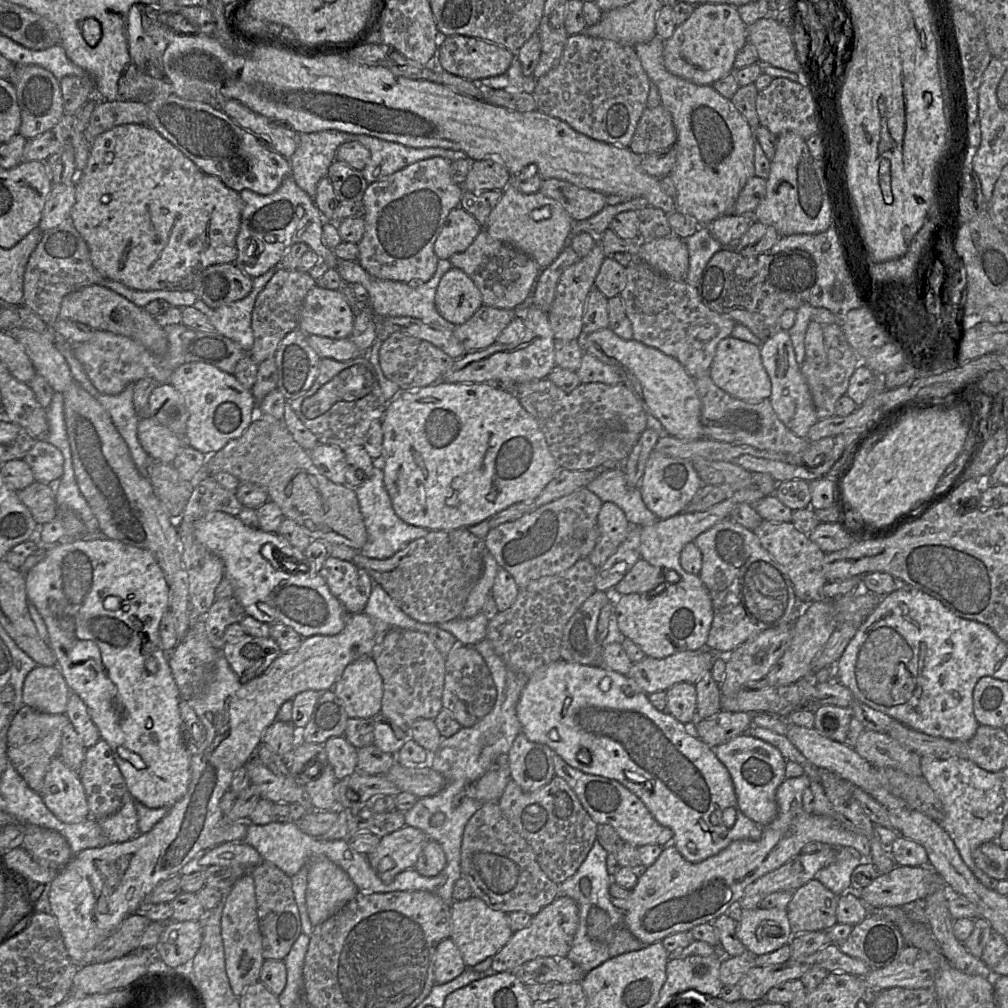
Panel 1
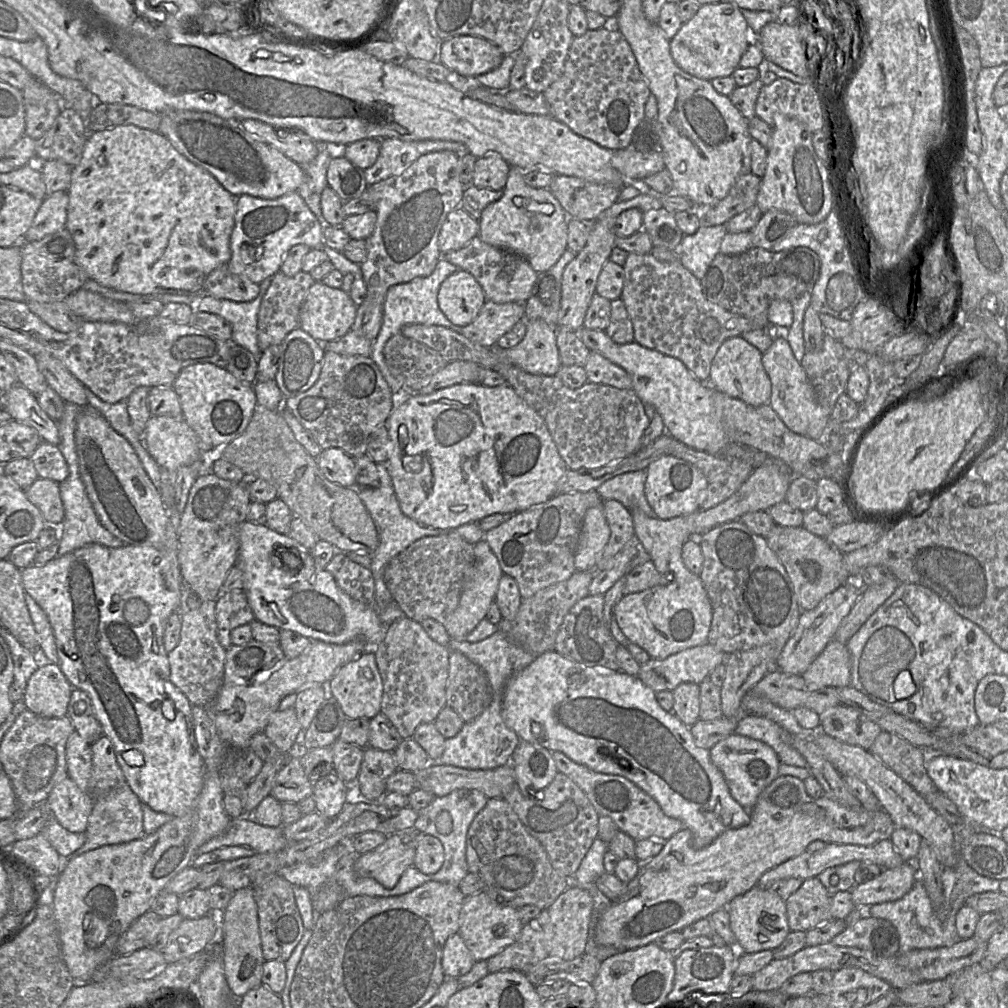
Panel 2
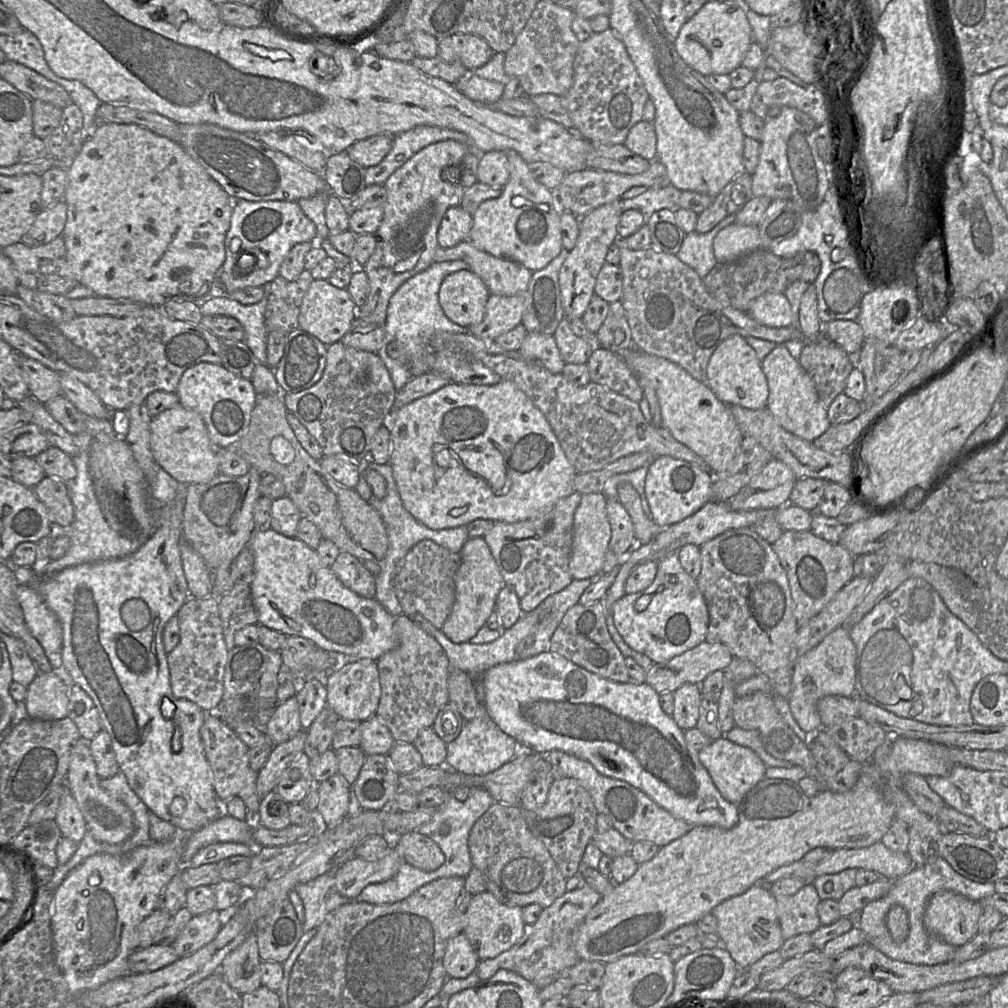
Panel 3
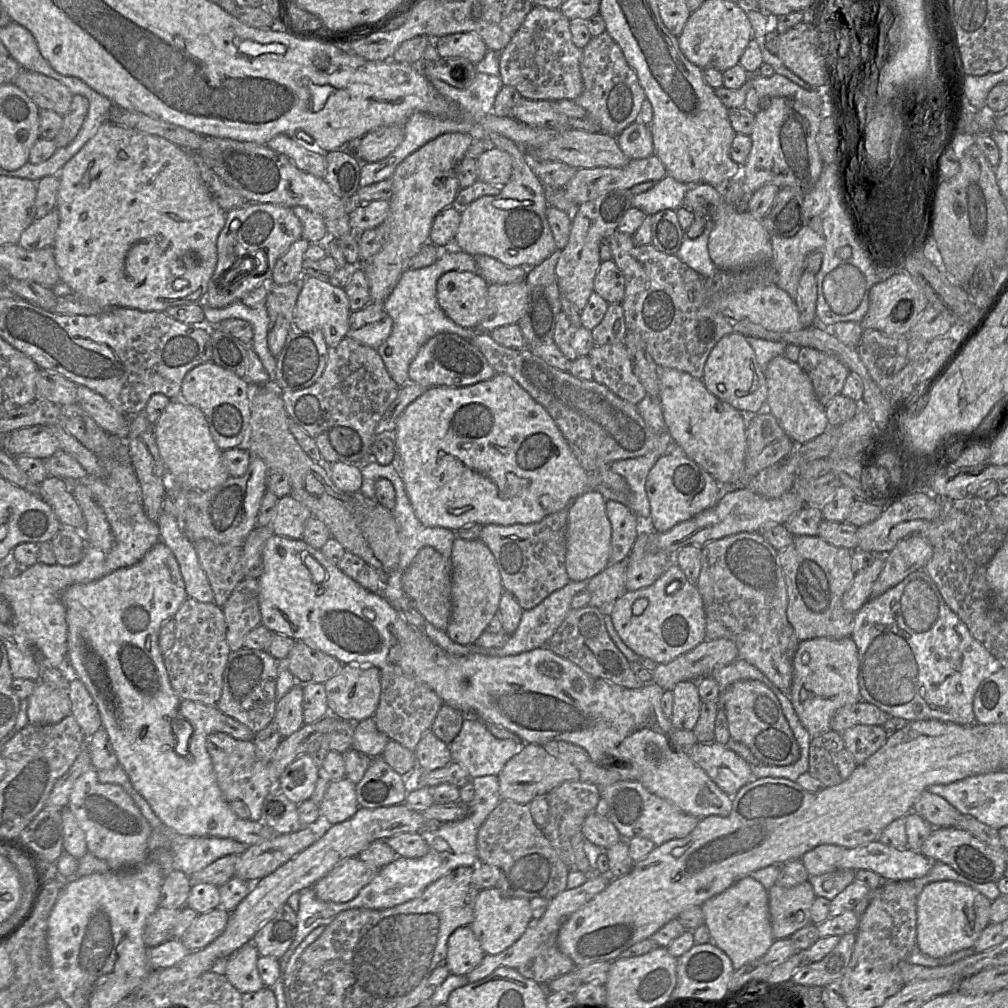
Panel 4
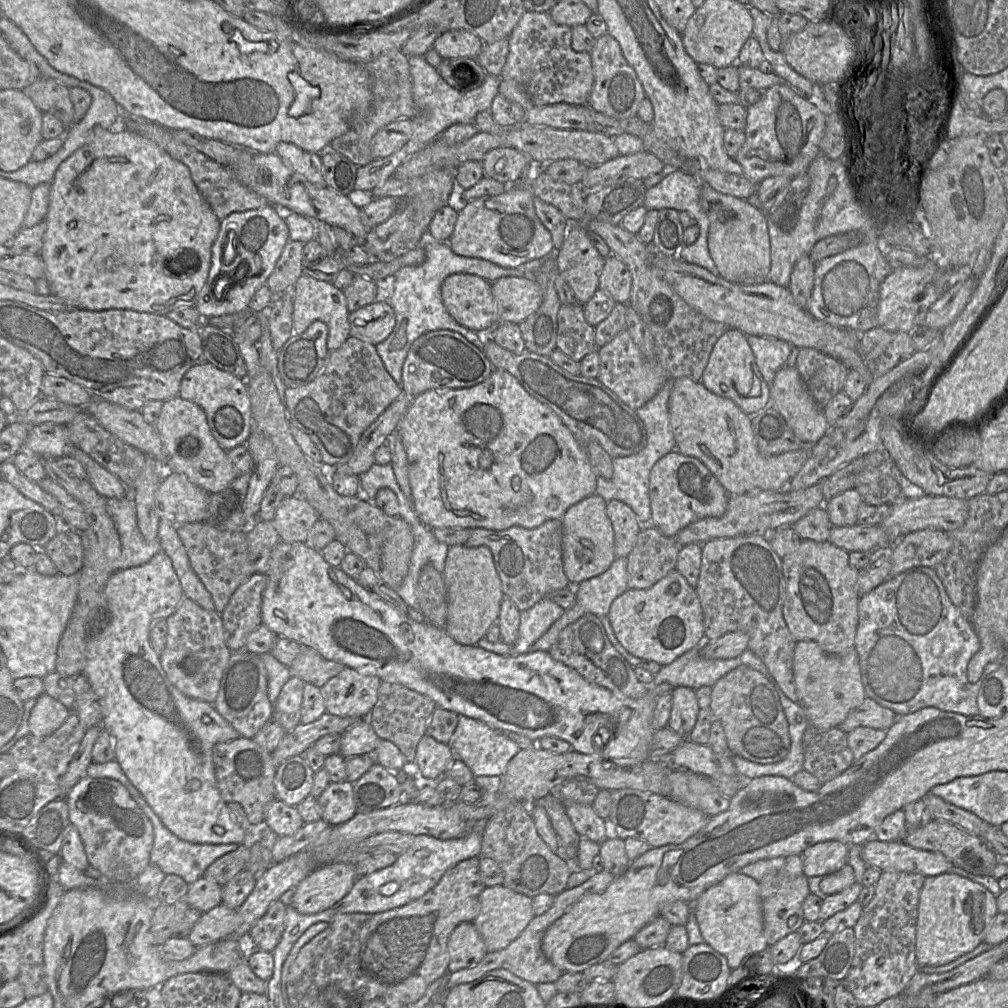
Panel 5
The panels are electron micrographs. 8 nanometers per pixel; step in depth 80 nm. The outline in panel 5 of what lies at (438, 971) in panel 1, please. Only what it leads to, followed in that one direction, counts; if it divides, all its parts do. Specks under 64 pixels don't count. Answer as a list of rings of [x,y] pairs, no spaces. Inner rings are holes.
[[[472,922],[458,924],[447,941],[448,973],[471,968],[486,954],[486,946]]]

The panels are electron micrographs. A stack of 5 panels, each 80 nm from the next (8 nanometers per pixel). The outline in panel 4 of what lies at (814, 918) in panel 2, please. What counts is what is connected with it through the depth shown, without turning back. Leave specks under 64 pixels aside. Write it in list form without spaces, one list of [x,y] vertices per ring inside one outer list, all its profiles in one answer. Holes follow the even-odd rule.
[[[809,881],[789,888],[775,884],[767,892],[774,940],[789,938],[797,930],[812,924],[810,910],[816,895]]]

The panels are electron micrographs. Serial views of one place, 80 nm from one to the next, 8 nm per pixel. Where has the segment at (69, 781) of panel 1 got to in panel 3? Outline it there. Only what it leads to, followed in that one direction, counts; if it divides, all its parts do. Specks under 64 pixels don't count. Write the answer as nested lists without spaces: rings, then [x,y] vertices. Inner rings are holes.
[[[64,783],[55,821],[63,837],[80,843],[87,832],[87,825],[70,788]]]

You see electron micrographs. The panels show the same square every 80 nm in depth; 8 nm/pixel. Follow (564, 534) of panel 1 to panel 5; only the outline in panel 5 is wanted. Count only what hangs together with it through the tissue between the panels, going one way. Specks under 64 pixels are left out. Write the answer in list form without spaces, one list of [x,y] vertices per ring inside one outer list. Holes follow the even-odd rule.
[[[548,520],[534,529],[519,526],[502,531],[475,528],[465,545],[490,549],[504,597],[509,598],[520,611],[531,608],[551,592],[570,585],[562,562],[562,520]]]

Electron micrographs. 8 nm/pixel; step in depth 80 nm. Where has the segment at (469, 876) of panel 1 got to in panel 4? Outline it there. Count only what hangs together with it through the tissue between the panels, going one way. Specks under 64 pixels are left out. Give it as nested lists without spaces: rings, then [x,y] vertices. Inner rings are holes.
[[[501,800],[479,829],[477,849],[480,862],[499,870],[500,878],[495,888],[505,896],[551,900],[567,890],[571,870],[559,858],[542,830],[536,826],[528,806]]]

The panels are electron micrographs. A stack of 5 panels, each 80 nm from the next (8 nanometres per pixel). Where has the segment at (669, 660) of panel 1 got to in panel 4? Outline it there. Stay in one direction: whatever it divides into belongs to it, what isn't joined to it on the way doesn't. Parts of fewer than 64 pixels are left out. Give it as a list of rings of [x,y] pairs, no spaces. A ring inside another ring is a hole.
[[[727,638],[713,640],[704,640],[692,650],[680,655],[667,663],[658,663],[652,671],[653,683],[659,685],[665,690],[671,690],[681,681],[698,681],[704,676],[723,665],[729,664],[738,658],[738,649],[736,644]]]

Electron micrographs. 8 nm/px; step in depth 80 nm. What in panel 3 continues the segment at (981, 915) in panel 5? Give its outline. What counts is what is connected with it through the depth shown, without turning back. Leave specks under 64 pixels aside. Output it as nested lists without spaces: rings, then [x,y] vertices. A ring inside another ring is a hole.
[[[943,890],[928,900],[924,926],[929,933],[958,948],[979,932],[978,922],[982,912],[981,902]]]

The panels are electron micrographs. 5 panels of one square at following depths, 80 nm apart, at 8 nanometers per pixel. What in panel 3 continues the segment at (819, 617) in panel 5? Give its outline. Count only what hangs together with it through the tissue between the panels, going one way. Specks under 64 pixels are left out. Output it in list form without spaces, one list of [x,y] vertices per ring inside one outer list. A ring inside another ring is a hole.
[[[785,530],[771,546],[787,574],[798,628],[800,623],[816,615],[854,577],[855,557],[840,544],[817,537],[810,530]]]

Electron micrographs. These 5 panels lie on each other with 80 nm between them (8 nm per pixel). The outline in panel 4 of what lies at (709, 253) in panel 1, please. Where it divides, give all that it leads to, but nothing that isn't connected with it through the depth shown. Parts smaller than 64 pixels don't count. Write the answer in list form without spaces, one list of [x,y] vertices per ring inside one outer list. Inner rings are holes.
[[[707,219],[703,233],[694,239],[685,236],[680,249],[676,253],[680,261],[695,270],[703,278],[712,276],[717,271],[717,267],[708,252],[708,240],[713,228],[714,223]]]

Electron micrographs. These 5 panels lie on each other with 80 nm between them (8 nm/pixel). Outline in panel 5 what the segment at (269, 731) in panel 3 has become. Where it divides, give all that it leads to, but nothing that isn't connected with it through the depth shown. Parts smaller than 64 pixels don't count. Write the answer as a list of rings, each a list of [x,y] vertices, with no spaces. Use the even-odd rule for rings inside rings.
[[[292,675],[283,685],[274,704],[274,716],[286,731],[293,730],[301,721],[301,706],[305,682]]]

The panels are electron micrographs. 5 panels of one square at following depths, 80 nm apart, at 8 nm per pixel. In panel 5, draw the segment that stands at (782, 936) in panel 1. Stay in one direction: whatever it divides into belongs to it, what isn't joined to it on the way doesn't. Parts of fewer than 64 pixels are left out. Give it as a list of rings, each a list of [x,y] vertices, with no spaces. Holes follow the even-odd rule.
[[[731,873],[704,891],[695,901],[695,916],[704,942],[727,959],[731,970],[745,956],[769,947],[763,929],[759,883],[745,874]]]

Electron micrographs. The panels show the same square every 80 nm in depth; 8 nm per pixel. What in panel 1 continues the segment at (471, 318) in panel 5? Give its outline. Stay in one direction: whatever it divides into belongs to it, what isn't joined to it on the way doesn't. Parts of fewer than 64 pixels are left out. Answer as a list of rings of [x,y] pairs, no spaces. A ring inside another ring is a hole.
[[[452,267],[439,281],[435,306],[446,321],[458,326],[483,306],[482,295],[469,276]]]

